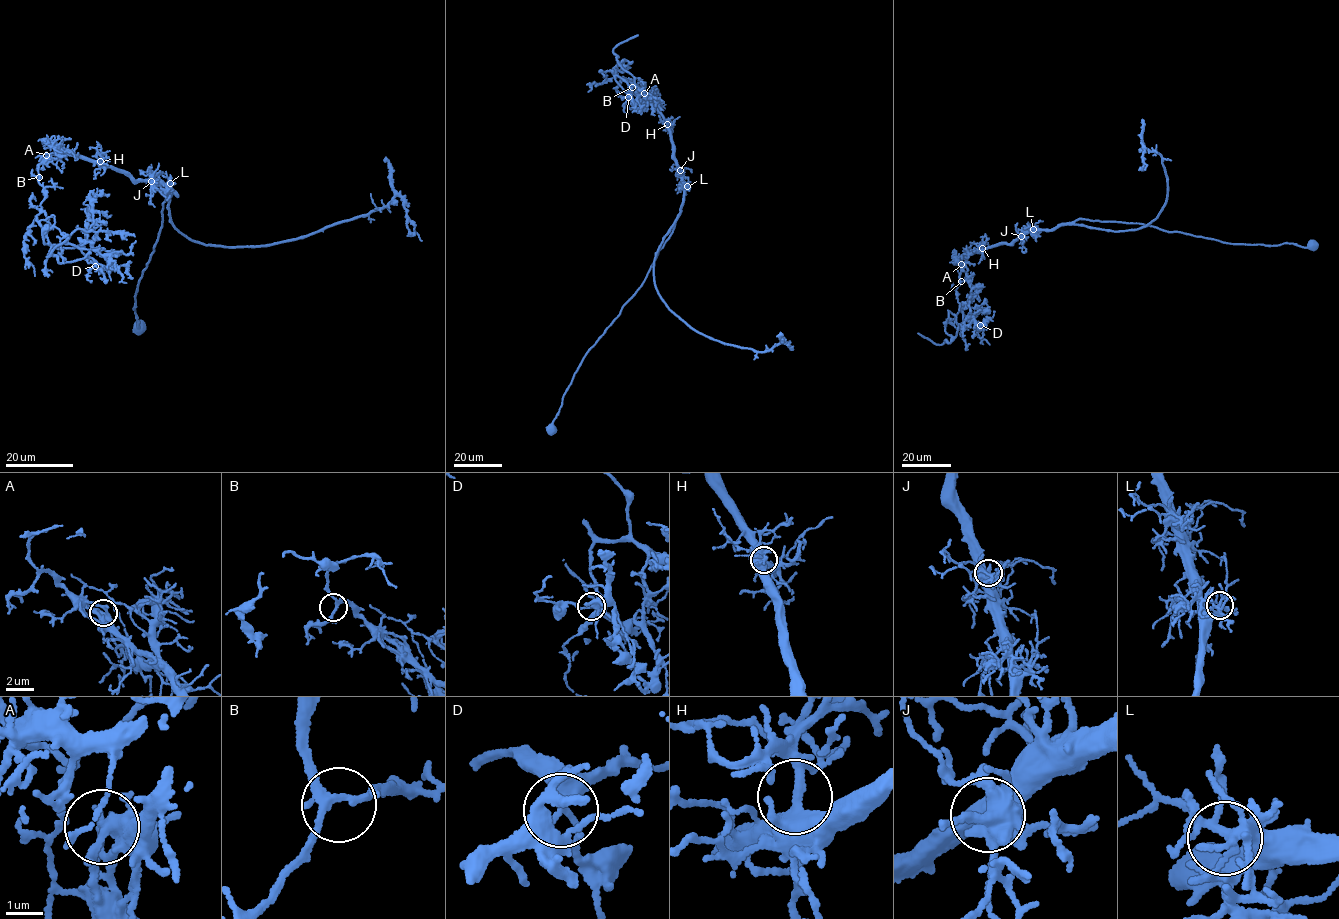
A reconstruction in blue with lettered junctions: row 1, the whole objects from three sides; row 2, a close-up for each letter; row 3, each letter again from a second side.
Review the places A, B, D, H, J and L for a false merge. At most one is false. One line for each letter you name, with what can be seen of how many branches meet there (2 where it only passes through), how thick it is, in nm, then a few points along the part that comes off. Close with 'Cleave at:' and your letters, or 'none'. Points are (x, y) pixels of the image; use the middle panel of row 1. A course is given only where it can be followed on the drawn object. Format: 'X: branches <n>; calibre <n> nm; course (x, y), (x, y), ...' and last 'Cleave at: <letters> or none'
A: branches 4; calibre 280 nm; course (644, 94), (632, 79), (617, 75), (617, 66), (629, 62), (619, 63), (613, 50), (638, 35)
Cleave at: A

